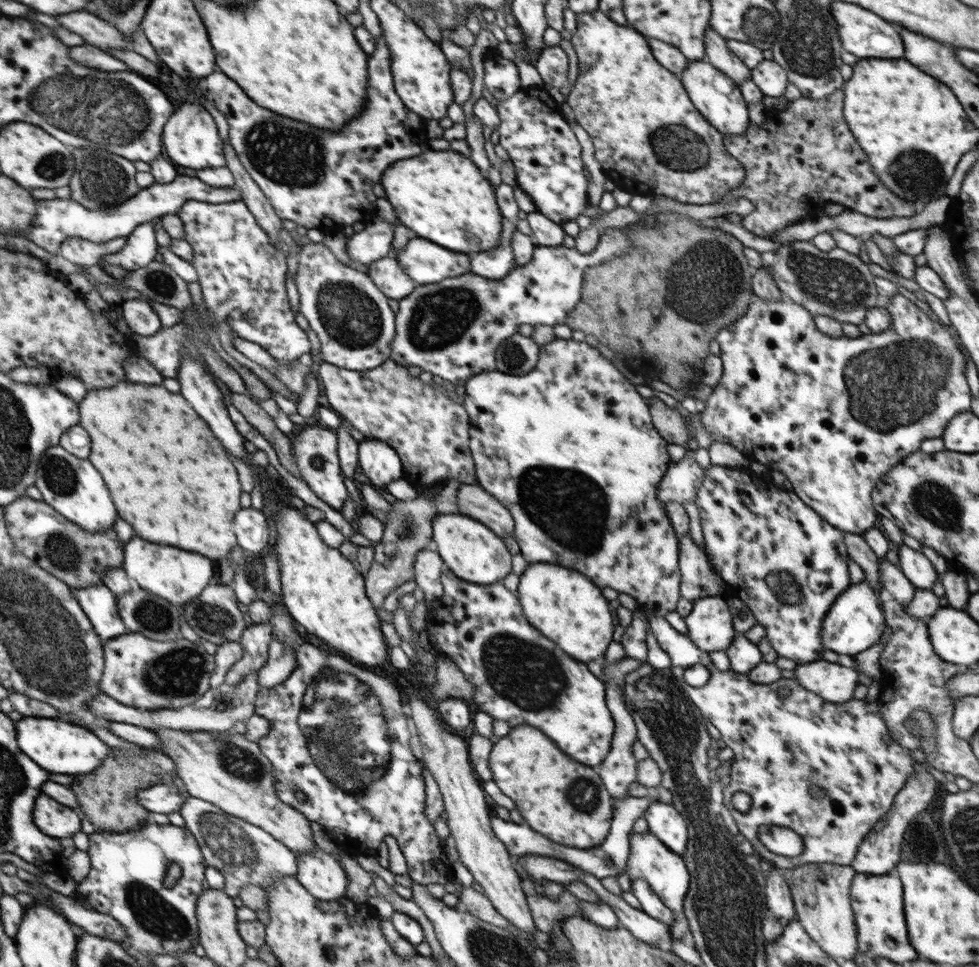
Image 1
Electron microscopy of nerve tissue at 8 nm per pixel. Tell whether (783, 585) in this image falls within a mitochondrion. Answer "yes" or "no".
yes

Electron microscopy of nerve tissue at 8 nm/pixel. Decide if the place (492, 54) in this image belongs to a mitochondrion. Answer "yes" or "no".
no

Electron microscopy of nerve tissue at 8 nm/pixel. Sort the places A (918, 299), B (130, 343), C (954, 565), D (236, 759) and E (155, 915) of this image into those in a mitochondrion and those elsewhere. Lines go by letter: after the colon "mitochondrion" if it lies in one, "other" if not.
A: other
B: other
C: other
D: mitochondrion
E: mitochondrion

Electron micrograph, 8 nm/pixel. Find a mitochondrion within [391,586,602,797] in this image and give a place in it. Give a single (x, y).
(511, 663)

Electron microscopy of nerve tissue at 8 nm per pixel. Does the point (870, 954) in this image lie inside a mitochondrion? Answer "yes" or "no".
no

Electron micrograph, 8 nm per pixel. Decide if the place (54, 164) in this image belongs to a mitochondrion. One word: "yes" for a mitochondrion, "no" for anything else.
yes

